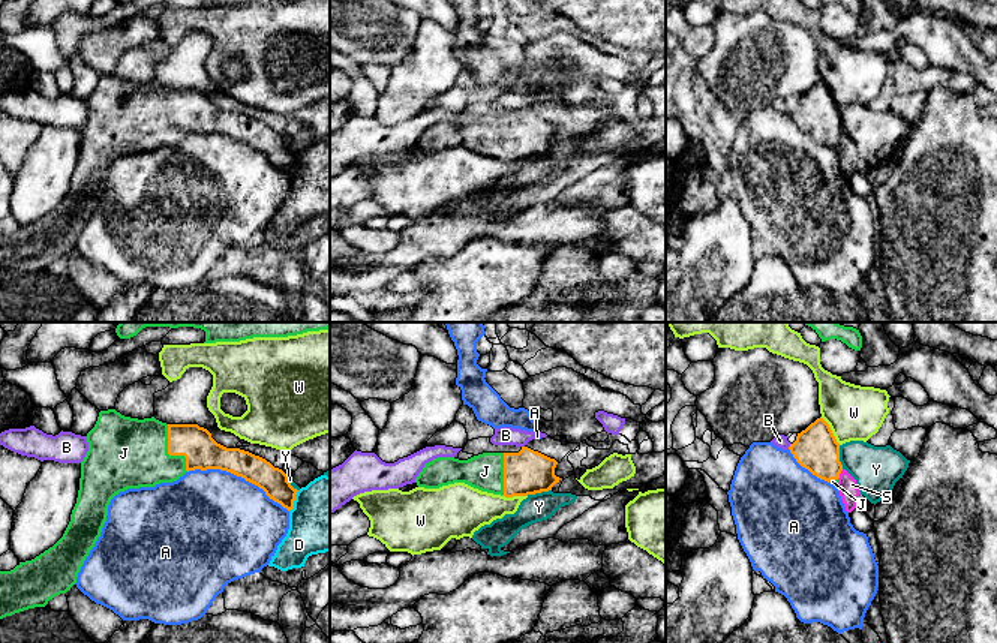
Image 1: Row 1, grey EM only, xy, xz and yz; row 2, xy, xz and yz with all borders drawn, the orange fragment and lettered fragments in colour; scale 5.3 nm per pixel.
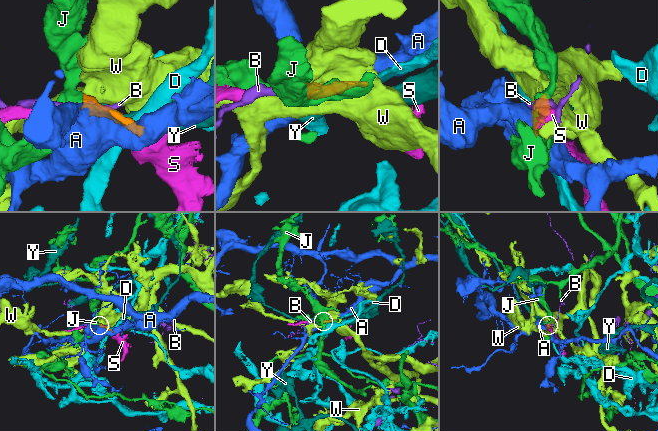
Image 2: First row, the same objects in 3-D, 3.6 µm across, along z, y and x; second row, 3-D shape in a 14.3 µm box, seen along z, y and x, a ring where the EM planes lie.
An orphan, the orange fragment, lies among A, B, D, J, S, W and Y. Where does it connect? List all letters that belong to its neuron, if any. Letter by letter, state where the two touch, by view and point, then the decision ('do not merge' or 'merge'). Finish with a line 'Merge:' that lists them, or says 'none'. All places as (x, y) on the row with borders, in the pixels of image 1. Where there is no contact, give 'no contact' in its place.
A: contact xy (239, 475); do not merge
B: contact yz (789, 447); do not merge
D: contact xy (294, 499); do not merge
J: contact xy (170, 454); merge
S: contact yz (840, 472); do not merge
W: contact yz (831, 430); do not merge
Y: contact xz (538, 492); do not merge
Merge: J

